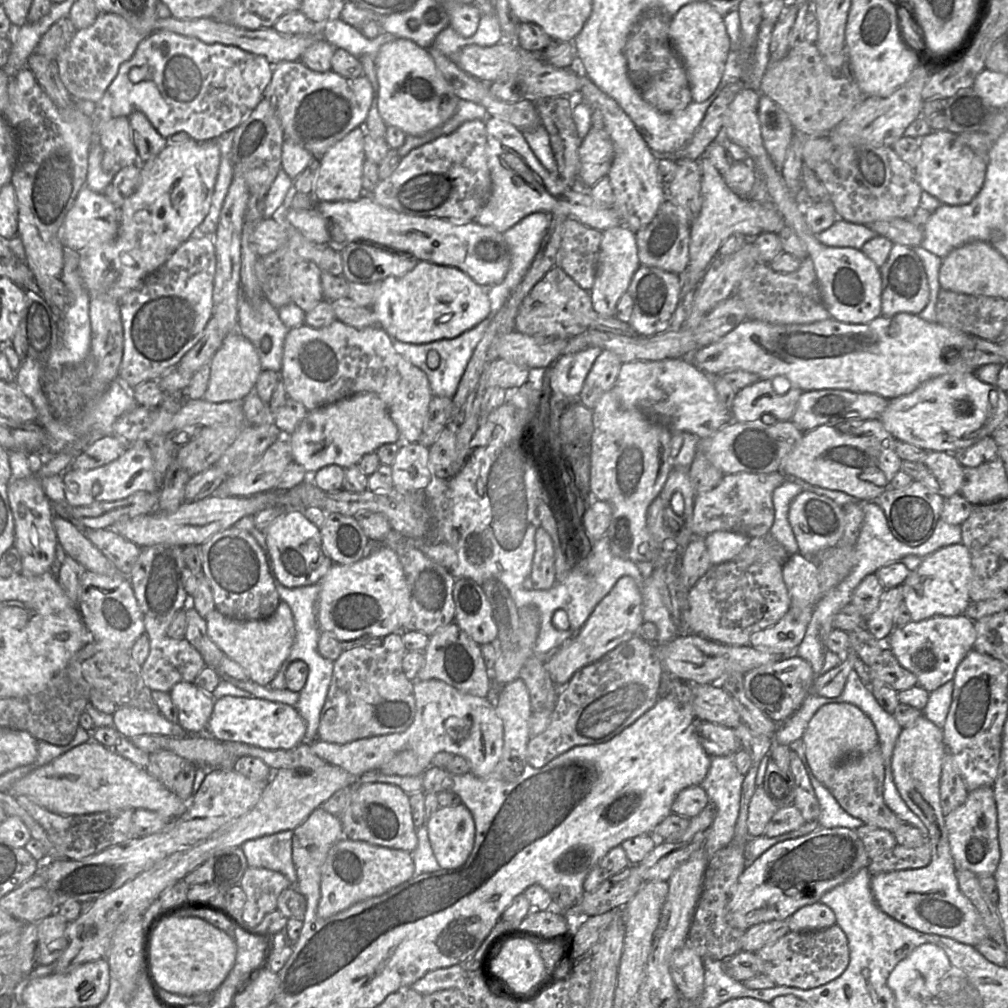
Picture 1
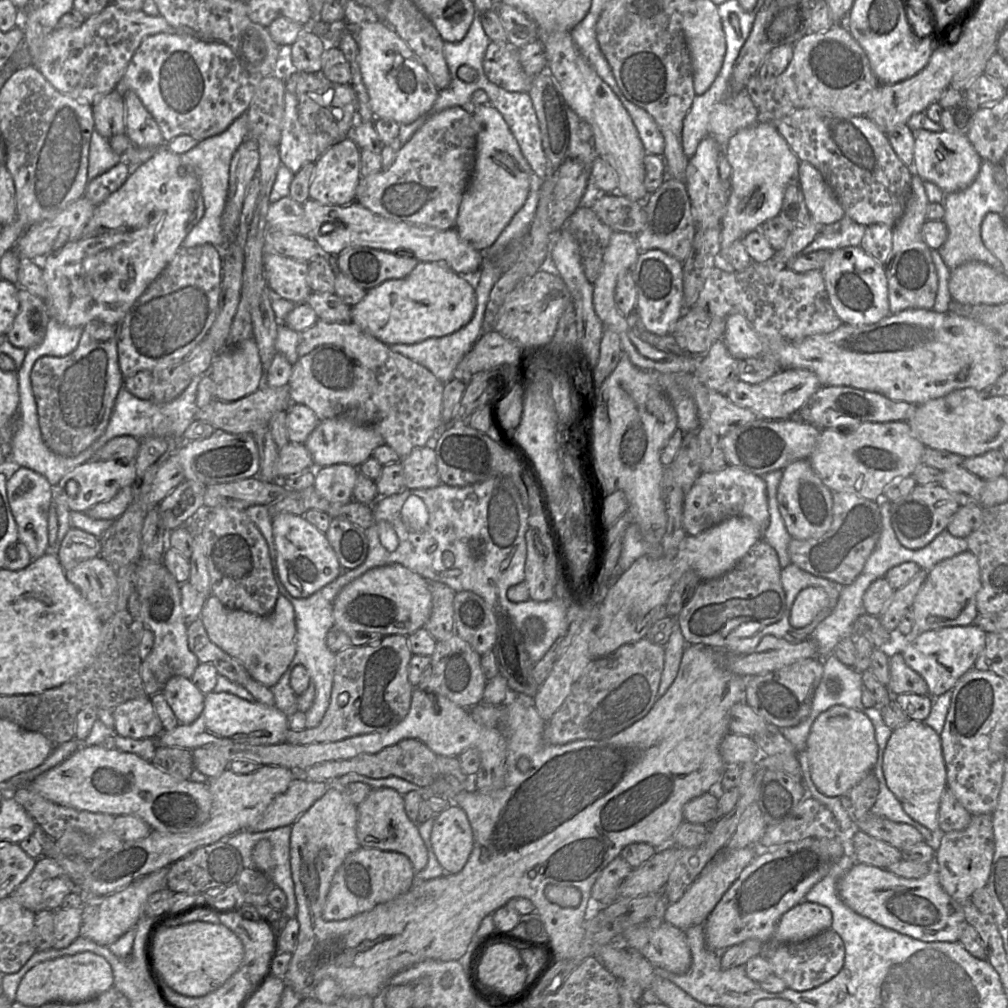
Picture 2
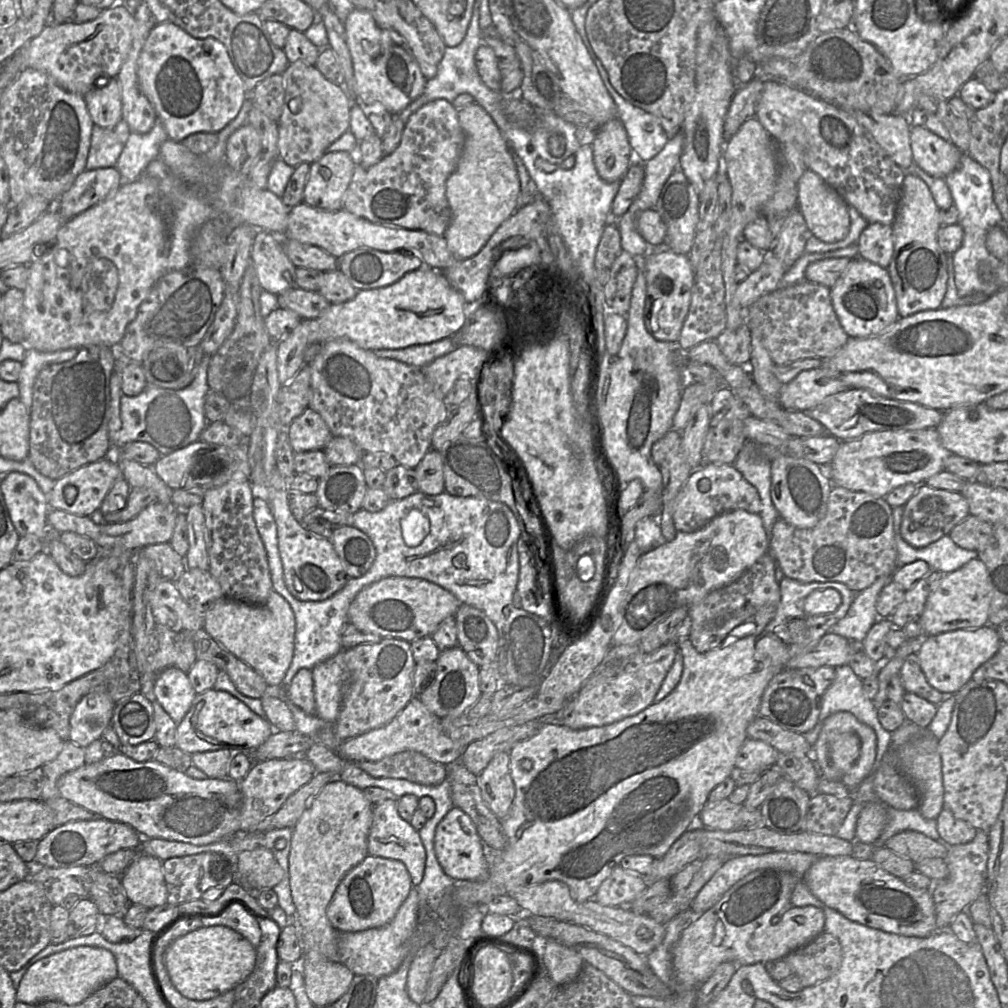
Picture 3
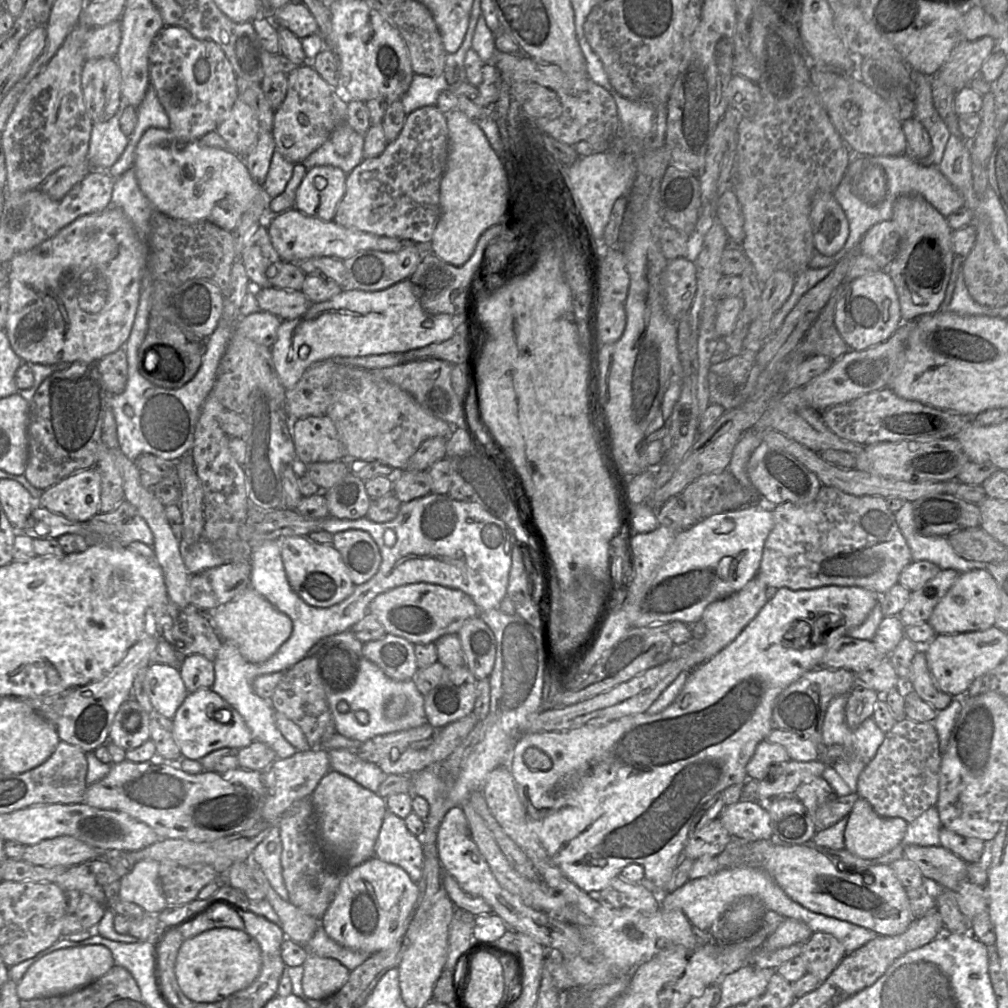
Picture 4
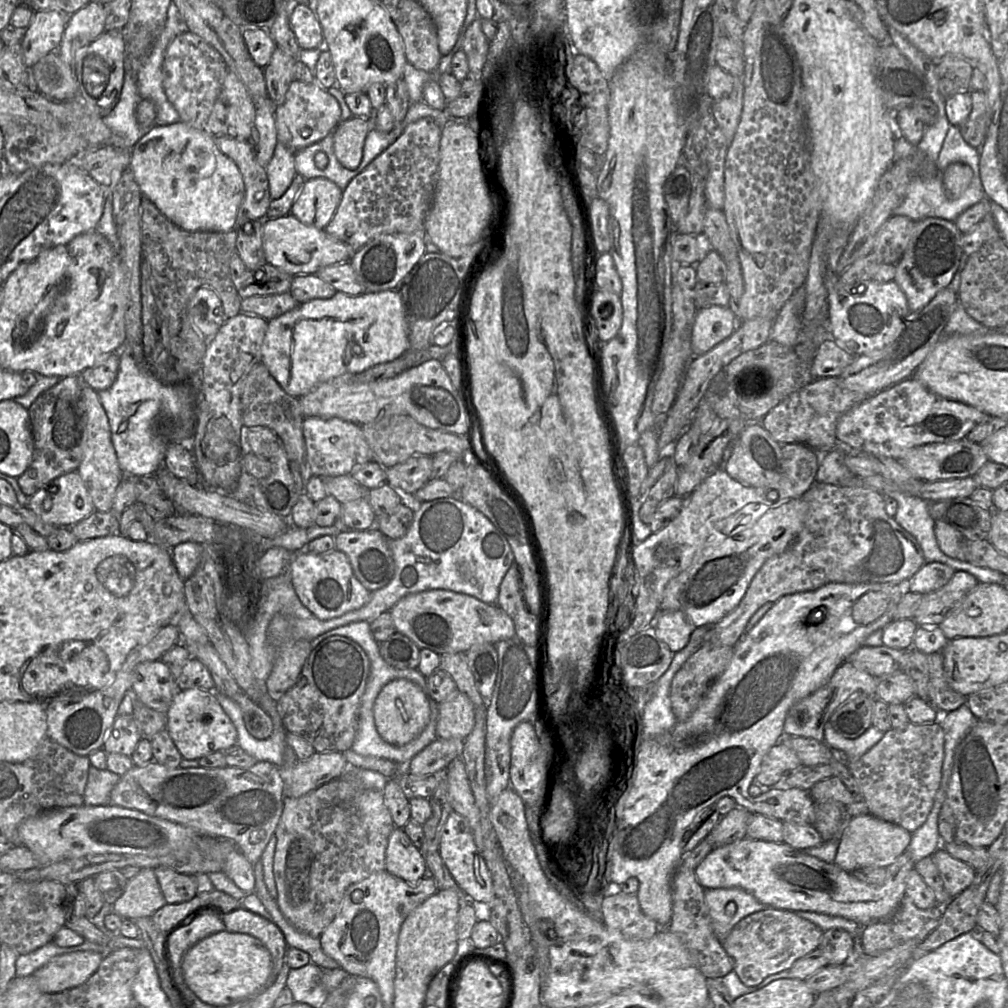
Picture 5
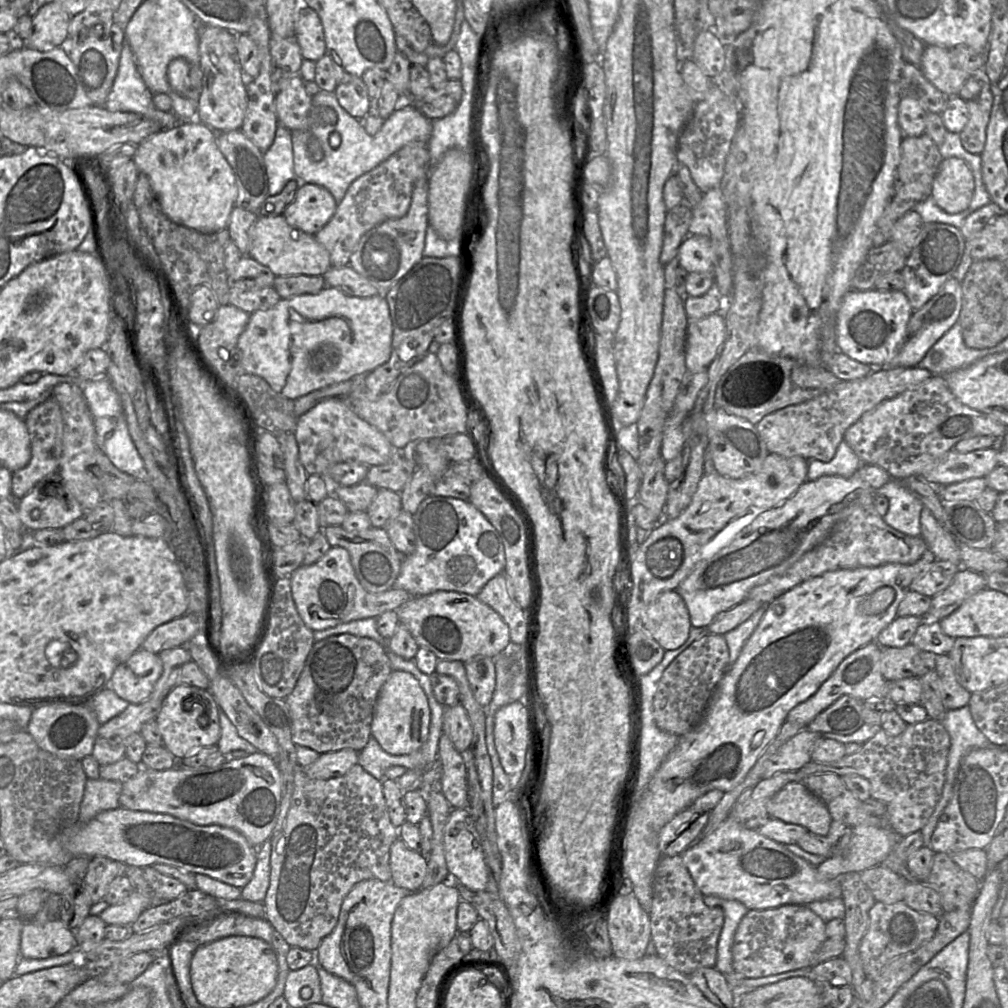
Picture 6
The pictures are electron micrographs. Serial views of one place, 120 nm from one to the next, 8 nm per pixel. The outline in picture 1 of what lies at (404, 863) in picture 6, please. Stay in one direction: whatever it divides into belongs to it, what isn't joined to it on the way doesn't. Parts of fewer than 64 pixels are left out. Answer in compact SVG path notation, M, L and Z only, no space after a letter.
M360 783L353 791L350 804L339 816L344 837L372 845L413 852L417 846L409 795L394 784Z

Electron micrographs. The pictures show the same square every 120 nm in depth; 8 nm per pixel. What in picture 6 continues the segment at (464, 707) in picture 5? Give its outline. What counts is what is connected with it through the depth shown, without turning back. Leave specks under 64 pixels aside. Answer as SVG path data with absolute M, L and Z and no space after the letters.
M460 702L445 707L442 729L458 752L468 750L473 739L473 728L467 711Z

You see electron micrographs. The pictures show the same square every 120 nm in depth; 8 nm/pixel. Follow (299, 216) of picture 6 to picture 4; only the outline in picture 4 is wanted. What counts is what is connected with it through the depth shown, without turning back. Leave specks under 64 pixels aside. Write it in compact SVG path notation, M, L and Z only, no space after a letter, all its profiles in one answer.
M331 165L310 168L296 191L294 207L308 216L333 221L346 178L342 169Z

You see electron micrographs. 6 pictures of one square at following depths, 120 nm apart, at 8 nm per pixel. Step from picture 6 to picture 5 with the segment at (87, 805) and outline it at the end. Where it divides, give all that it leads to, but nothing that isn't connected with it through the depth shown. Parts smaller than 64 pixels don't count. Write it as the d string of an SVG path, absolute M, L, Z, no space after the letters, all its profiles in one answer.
M90 766L84 791L84 805L97 806L110 804L110 793L120 780L119 775Z

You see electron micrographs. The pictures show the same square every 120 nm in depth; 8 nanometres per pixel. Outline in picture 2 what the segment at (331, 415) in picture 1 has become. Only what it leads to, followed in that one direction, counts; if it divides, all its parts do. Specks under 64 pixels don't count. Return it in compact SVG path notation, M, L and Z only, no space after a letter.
M339 416L319 421L303 445L310 452L316 470L335 464L348 464L359 468L383 444L383 437L374 428L357 425L350 419Z

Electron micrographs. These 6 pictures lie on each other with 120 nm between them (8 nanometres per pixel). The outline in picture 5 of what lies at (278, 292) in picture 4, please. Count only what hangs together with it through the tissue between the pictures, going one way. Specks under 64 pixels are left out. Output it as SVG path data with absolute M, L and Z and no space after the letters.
M289 292L256 295L241 299L241 311L270 320L294 309L298 304Z

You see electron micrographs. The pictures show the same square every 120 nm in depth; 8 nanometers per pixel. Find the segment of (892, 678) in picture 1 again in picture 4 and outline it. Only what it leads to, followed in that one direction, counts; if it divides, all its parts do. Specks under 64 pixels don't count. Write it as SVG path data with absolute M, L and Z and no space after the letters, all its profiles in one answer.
M921 649L912 659L908 680L907 682L902 682L902 685L905 684L937 711L948 707L954 698L936 686L928 667L926 654Z

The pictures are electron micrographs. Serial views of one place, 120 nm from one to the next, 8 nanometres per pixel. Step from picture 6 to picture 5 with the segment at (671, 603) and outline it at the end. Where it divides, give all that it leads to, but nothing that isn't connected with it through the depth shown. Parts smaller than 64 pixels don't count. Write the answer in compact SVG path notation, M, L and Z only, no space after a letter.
M679 610L659 612L653 626L658 637L674 653L688 644L694 628L687 615Z

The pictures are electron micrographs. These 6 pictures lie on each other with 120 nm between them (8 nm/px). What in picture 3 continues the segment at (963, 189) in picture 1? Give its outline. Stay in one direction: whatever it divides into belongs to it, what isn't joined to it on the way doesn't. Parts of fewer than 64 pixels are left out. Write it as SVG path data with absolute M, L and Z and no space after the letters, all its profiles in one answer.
M911 126L910 146L914 164L933 177L945 178L959 165L962 151L921 126Z

